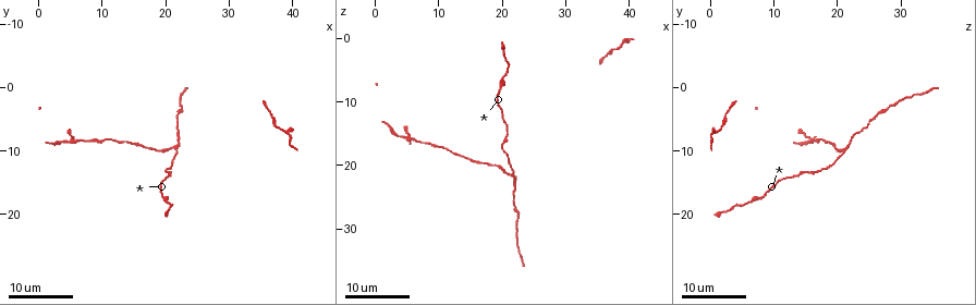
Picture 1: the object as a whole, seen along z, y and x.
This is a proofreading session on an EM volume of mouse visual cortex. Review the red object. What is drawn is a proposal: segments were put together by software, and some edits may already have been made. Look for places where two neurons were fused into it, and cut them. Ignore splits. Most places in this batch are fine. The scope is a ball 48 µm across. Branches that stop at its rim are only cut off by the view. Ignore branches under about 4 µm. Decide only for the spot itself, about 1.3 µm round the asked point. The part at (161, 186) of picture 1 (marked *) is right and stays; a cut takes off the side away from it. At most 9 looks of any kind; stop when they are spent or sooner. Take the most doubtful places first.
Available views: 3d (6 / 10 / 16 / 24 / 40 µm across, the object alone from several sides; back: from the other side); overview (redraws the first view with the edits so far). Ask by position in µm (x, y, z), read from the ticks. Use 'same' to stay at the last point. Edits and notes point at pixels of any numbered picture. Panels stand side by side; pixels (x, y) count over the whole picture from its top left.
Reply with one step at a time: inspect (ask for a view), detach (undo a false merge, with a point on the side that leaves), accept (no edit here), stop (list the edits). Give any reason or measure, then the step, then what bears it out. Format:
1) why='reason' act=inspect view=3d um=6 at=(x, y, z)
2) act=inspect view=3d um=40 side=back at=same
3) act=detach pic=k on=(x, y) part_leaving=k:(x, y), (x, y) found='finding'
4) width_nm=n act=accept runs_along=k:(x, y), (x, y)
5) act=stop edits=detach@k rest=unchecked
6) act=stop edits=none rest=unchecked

why='side arm on a straight run' act=inspect view=3d um=24 at=(21.0, 9.0, 21.0)

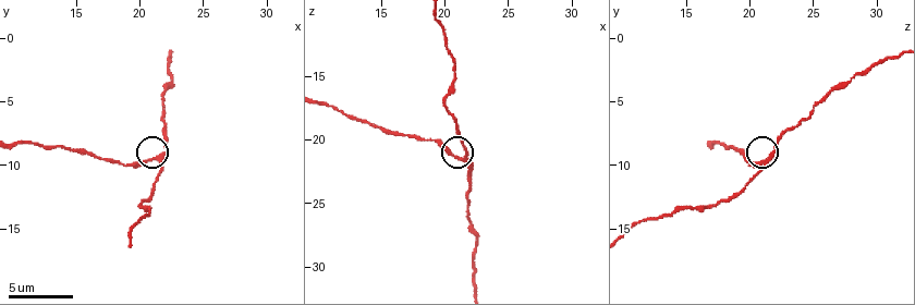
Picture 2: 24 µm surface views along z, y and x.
act=inspect view=3d um=10 at=(21.0, 9.4, 21.4)

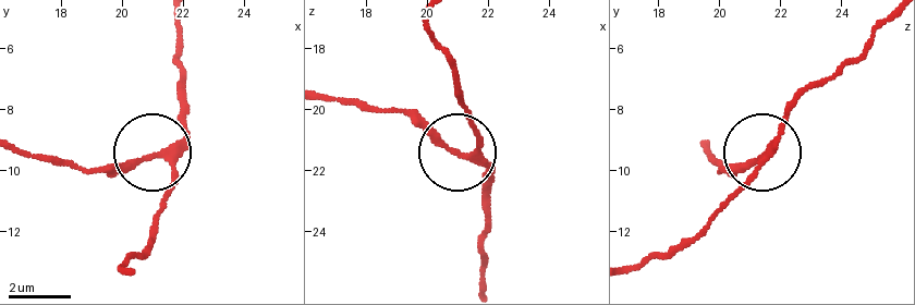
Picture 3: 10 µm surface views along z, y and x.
side_arm_um=19 arms=3 act=detach pic=3 on=(131, 168) found='two neurons meet here'

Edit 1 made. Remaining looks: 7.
why='redraw' act=inspect view=overview

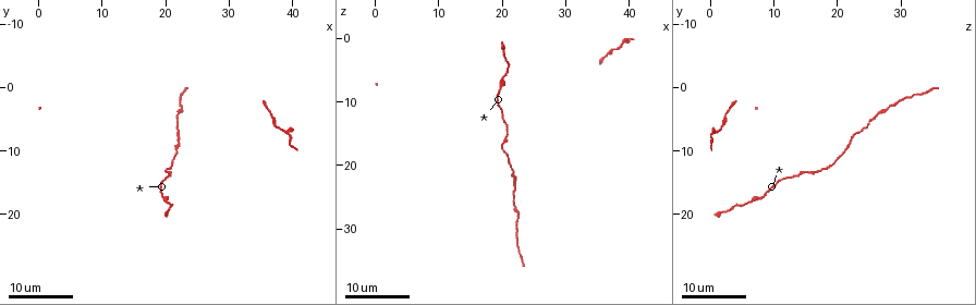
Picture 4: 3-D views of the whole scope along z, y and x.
why='thick turns thin' act=inspect view=3d um=16 at=(20.5, 13.5, 17.0)

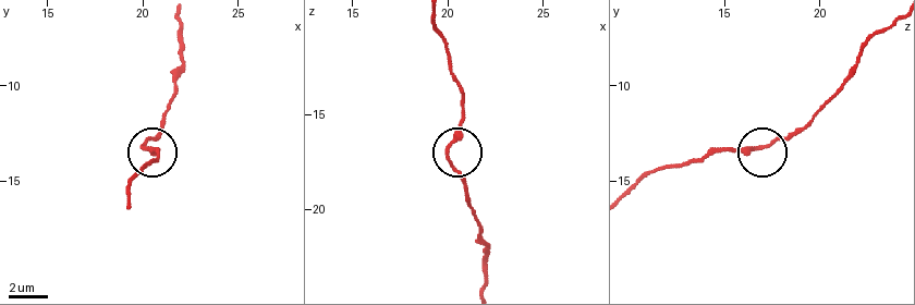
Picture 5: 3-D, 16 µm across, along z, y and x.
act=inspect view=3d um=6 at=(20.1, 13.1, 17.2)

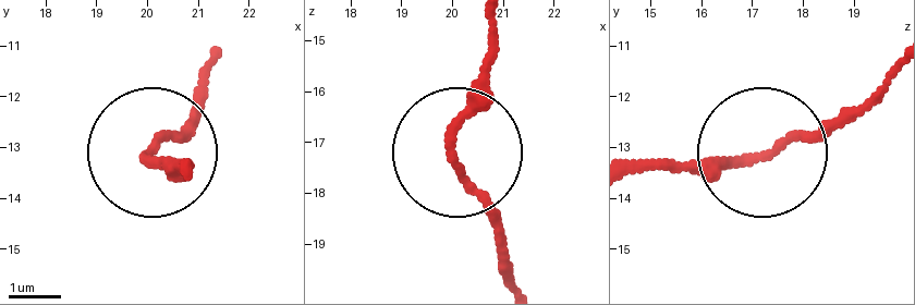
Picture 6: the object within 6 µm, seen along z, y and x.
act=inspect view=3d um=6 side=back at=(19.95, 13.20, 17.20)

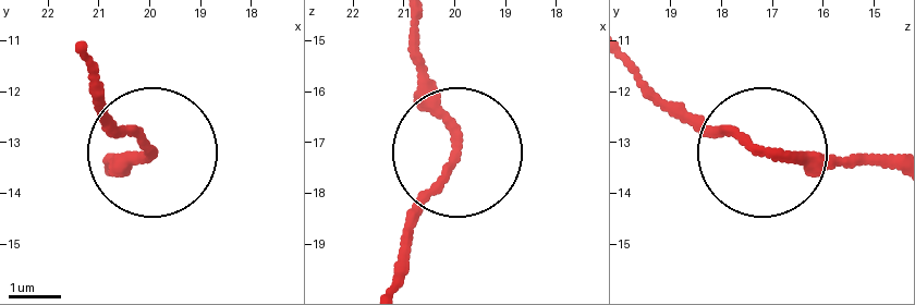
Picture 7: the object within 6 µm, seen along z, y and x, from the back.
act=accept found='continuous, no second neuron'

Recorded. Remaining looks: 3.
act=inspect view=3d um=16 at=(37.0, 5.5, 2.0)

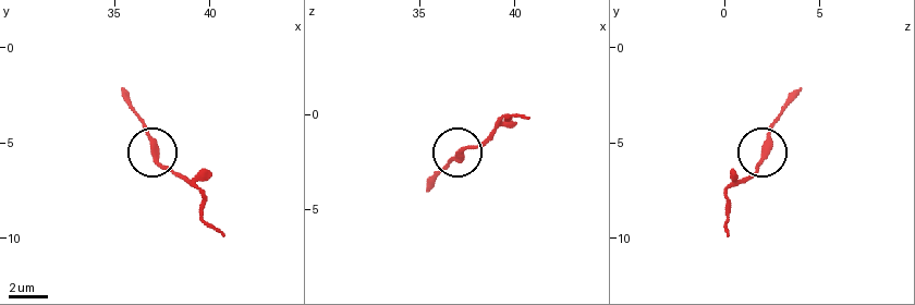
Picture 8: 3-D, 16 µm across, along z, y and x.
why='closer look' act=inspect view=3d um=10 at=(37.1, 5.4, 2.1)

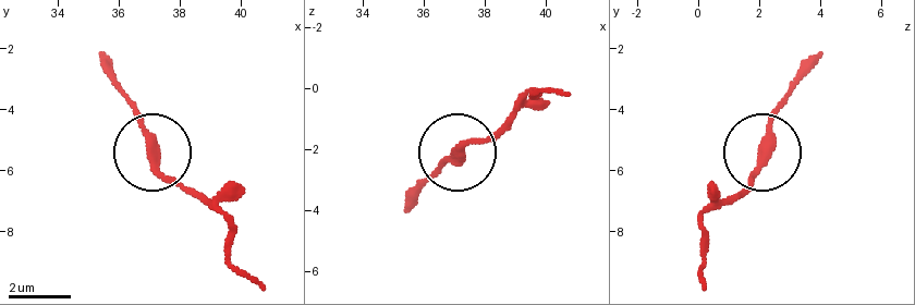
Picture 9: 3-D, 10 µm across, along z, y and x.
side_arm_um=5 act=accept found='continuous, no second neuron'

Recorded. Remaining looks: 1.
act=stop edits=detach@3 rest=unchecked

